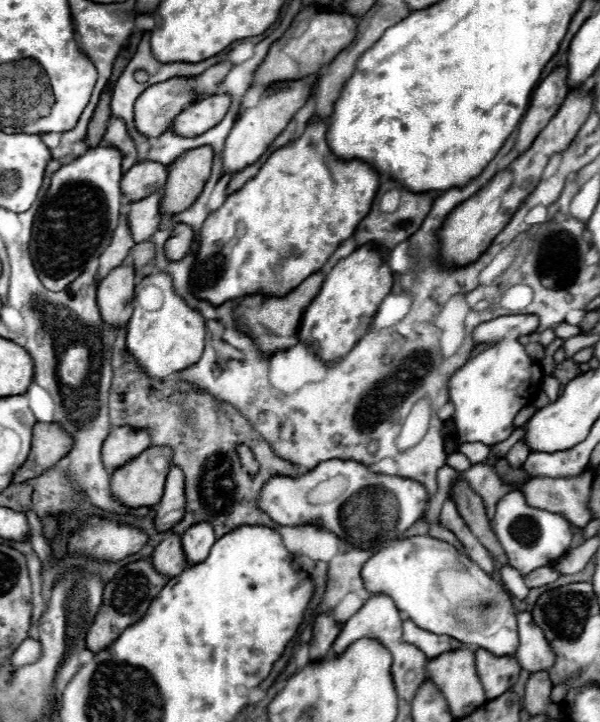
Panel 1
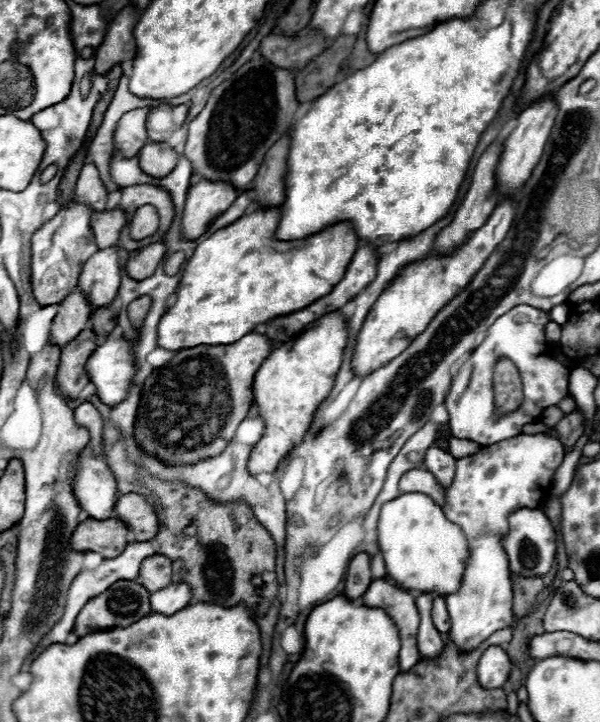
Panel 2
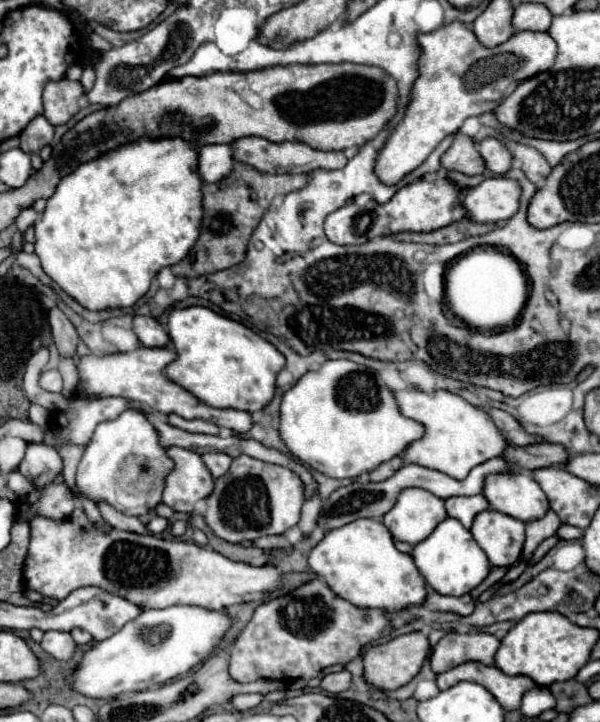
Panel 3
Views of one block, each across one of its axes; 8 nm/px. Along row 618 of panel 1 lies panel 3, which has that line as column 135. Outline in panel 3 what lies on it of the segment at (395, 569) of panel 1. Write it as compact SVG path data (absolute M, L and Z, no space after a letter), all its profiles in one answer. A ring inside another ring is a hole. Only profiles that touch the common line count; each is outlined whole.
M126 410L118 418L98 424L78 464L74 496L84 496L96 504L106 502L128 516L142 516L160 504L164 480L172 466L174 462L160 446L154 426L142 412Z

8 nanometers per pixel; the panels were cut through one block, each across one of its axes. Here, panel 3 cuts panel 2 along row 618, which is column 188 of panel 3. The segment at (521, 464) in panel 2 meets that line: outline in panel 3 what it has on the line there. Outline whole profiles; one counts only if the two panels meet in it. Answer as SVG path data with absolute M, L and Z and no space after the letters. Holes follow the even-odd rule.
M178 446L166 448L166 454L174 460L174 468L166 476L162 502L176 512L190 514L194 504L212 492L214 478L208 474L200 454Z

